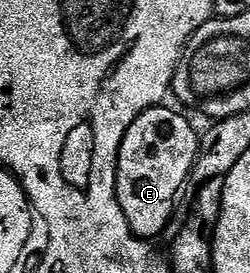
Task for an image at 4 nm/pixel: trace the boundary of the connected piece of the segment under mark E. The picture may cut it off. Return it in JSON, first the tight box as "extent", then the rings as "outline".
{"extent":[115,106,200,238],"outline":[[[156,106],[144,110],[133,122],[133,126],[129,126],[119,151],[119,165],[115,179],[117,198],[121,202],[121,210],[129,222],[129,226],[140,238],[162,237],[166,224],[170,222],[176,203],[180,199],[179,191],[186,186],[187,180],[189,184],[195,171],[195,164],[199,161],[200,133],[195,133],[194,126],[181,113],[174,112],[173,109],[167,107]]]}

